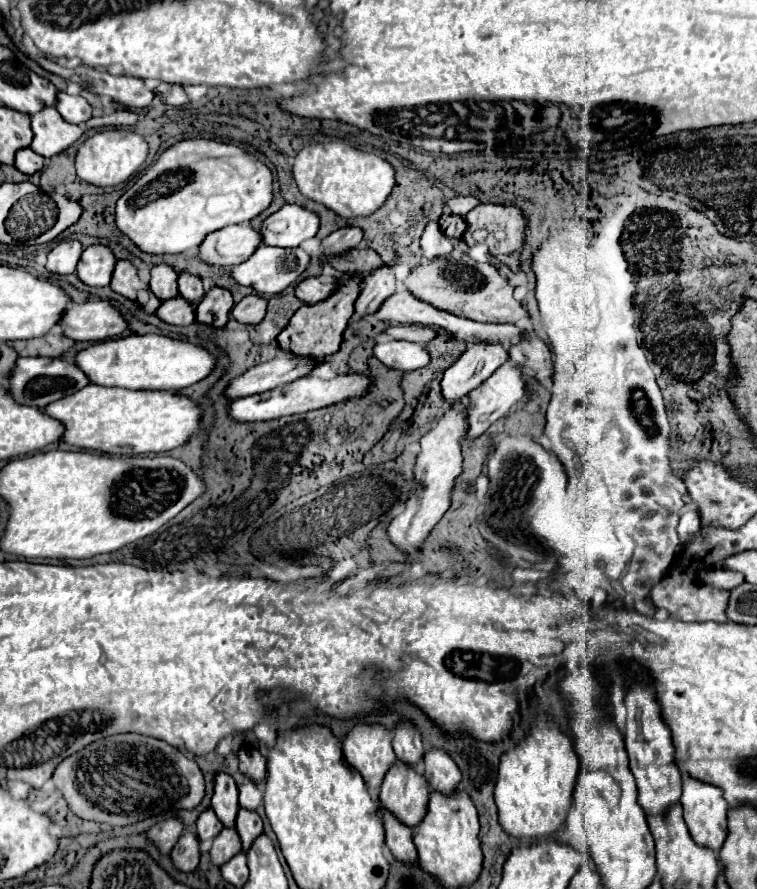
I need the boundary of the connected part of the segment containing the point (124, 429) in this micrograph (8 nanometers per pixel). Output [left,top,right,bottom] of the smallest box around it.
[42,384,200,456]

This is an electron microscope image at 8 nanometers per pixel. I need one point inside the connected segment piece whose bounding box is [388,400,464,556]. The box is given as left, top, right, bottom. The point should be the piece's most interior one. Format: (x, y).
(439, 464)

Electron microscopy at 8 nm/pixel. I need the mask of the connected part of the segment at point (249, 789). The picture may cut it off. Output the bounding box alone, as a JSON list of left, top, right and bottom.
[240,780,262,808]

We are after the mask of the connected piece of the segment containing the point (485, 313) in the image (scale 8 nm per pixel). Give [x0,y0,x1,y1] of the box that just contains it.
[406,260,530,322]

